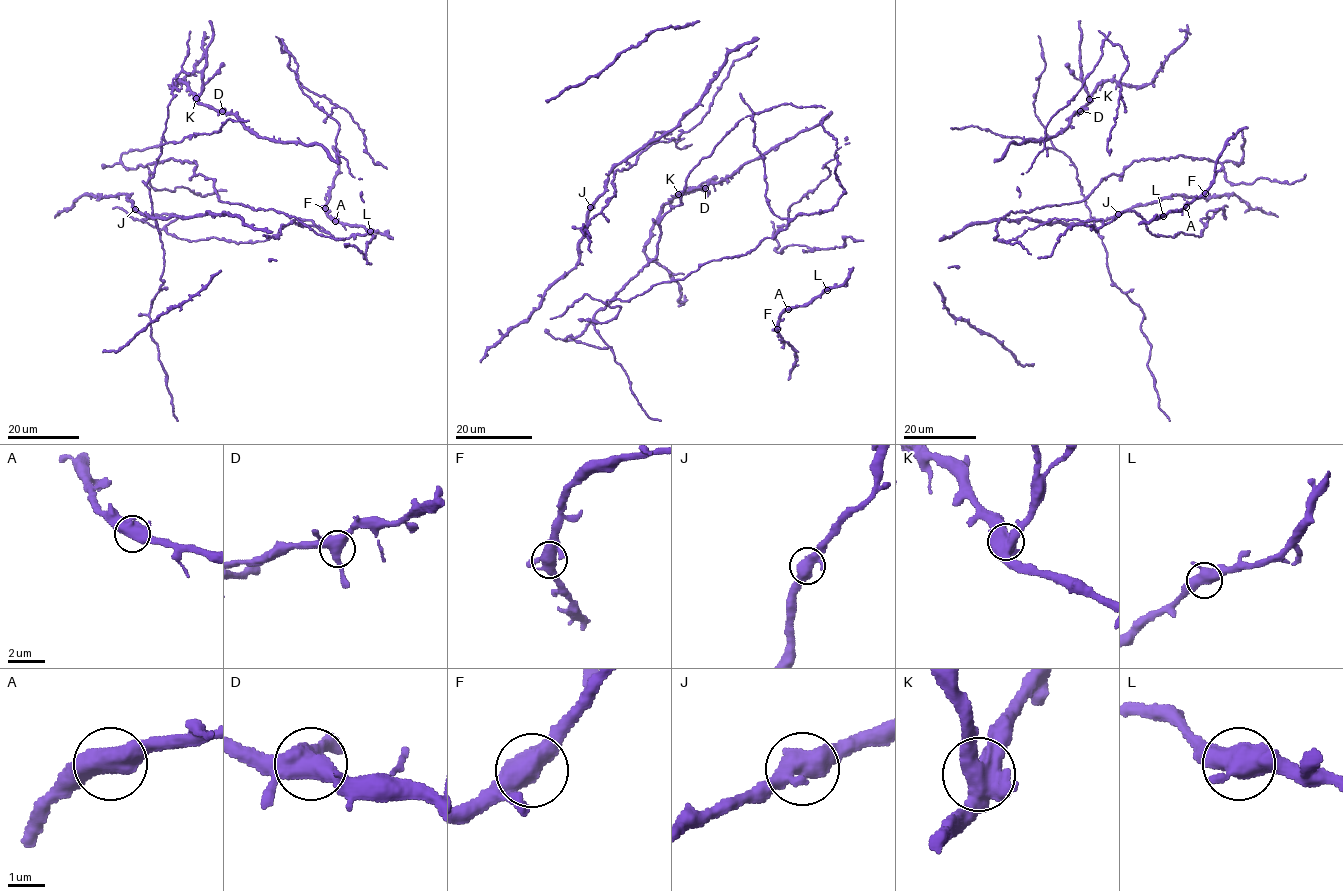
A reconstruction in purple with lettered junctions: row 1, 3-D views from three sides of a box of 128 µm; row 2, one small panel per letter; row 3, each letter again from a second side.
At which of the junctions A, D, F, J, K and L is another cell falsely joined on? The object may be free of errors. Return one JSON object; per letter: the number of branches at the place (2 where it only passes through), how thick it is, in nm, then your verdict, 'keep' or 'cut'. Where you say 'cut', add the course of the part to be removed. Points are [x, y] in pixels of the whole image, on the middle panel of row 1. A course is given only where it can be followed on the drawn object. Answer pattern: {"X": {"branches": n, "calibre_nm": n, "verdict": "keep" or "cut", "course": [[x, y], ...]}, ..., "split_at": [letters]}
{"A": {"branches": 3, "calibre_nm": 480, "verdict": "keep"}, "D": {"branches": 4, "calibre_nm": 480, "verdict": "keep"}, "F": {"branches": 3, "calibre_nm": 460, "verdict": "keep"}, "J": {"branches": 3, "calibre_nm": 460, "verdict": "keep"}, "K": {"branches": 4, "calibre_nm": 650, "verdict": "cut", "course": [[679, 194], [696, 188], [706, 192]]}, "L": {"branches": 3, "calibre_nm": 460, "verdict": "keep"}, "split_at": ["K"]}

